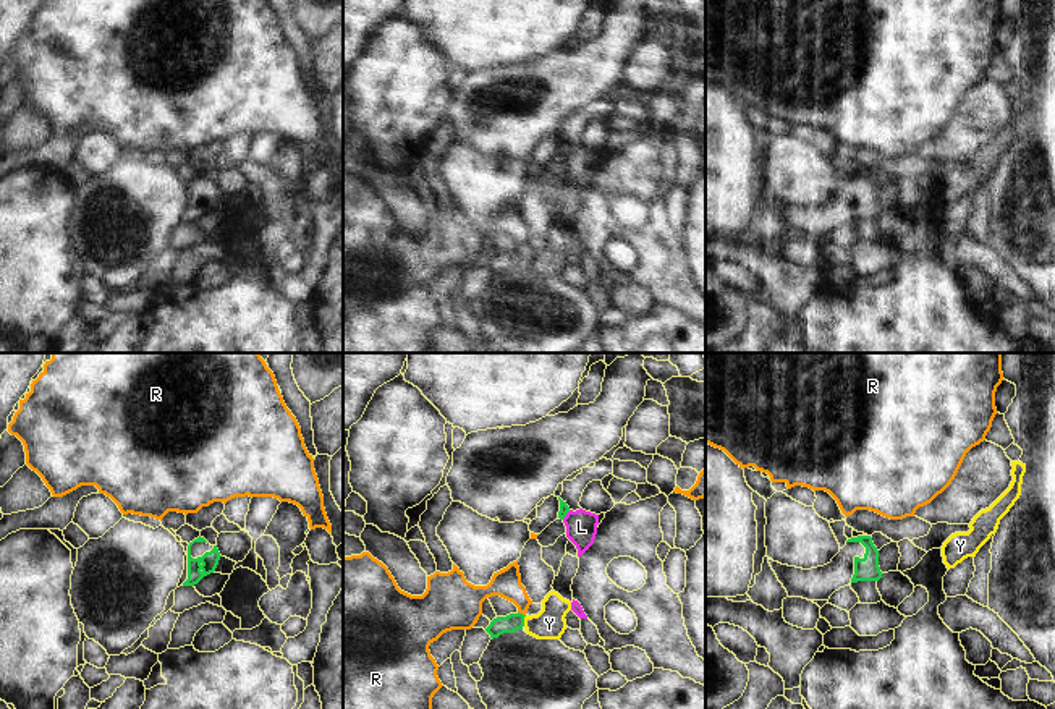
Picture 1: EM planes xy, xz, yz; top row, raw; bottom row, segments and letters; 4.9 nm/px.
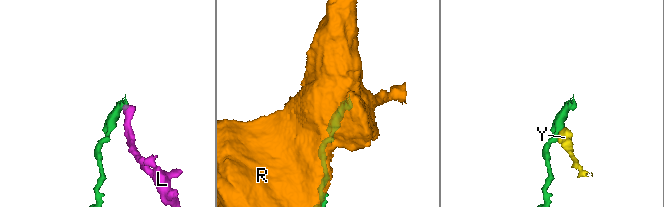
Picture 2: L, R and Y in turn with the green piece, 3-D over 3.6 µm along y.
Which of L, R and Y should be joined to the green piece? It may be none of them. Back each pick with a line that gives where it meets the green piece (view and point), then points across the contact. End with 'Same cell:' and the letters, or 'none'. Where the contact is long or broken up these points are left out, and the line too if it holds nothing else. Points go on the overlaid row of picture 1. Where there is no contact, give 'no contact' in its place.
Same cell: none

